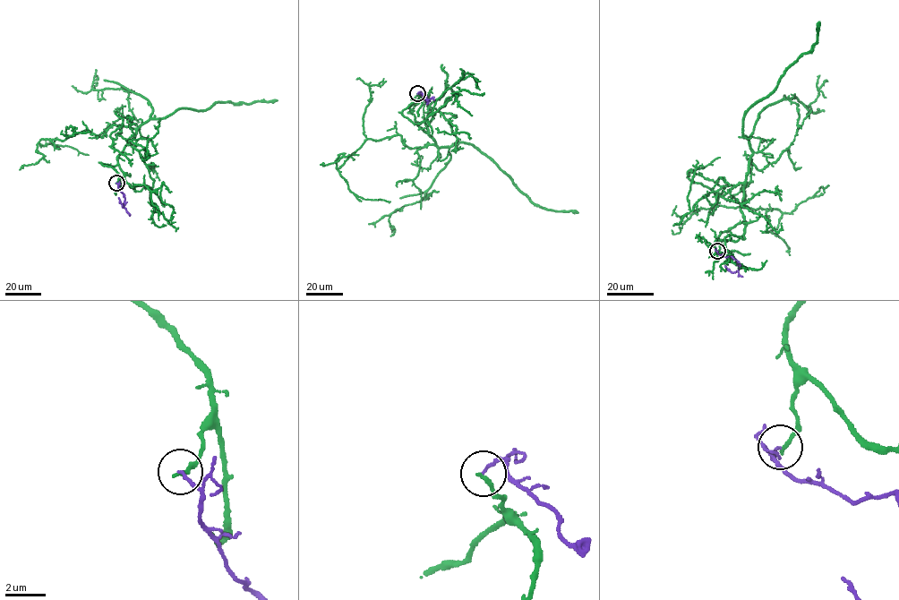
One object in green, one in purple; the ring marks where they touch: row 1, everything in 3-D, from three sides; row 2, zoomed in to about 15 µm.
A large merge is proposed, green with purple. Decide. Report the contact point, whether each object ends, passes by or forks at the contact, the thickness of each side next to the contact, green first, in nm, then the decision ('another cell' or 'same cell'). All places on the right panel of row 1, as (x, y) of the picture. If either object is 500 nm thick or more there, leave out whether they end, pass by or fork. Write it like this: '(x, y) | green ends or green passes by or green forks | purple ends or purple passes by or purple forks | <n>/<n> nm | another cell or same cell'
(717, 251) | green ends | purple ends | 200/130 nm | another cell

